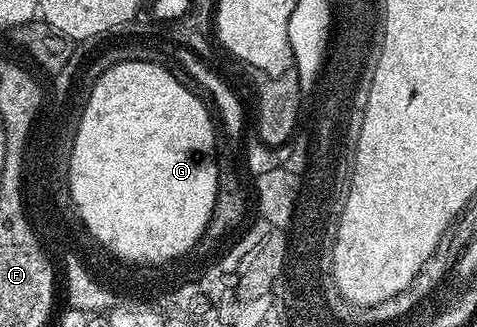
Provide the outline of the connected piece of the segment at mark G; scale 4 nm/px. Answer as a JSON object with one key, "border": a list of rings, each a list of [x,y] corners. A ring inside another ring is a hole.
{"border":[[[121,65],[109,72],[101,83],[97,83],[92,103],[89,103],[84,124],[81,125],[76,156],[73,156],[73,192],[76,192],[77,202],[90,228],[97,233],[97,236],[105,240],[105,243],[116,249],[122,262],[163,266],[168,260],[191,251],[196,244],[198,247],[199,241],[206,235],[201,224],[205,224],[205,216],[209,216],[209,204],[213,204],[213,157],[217,154],[219,136],[215,131],[214,117],[212,115],[209,117],[204,102],[191,89],[184,88],[181,82],[177,76],[170,79],[161,69],[152,68],[149,65]]]}

